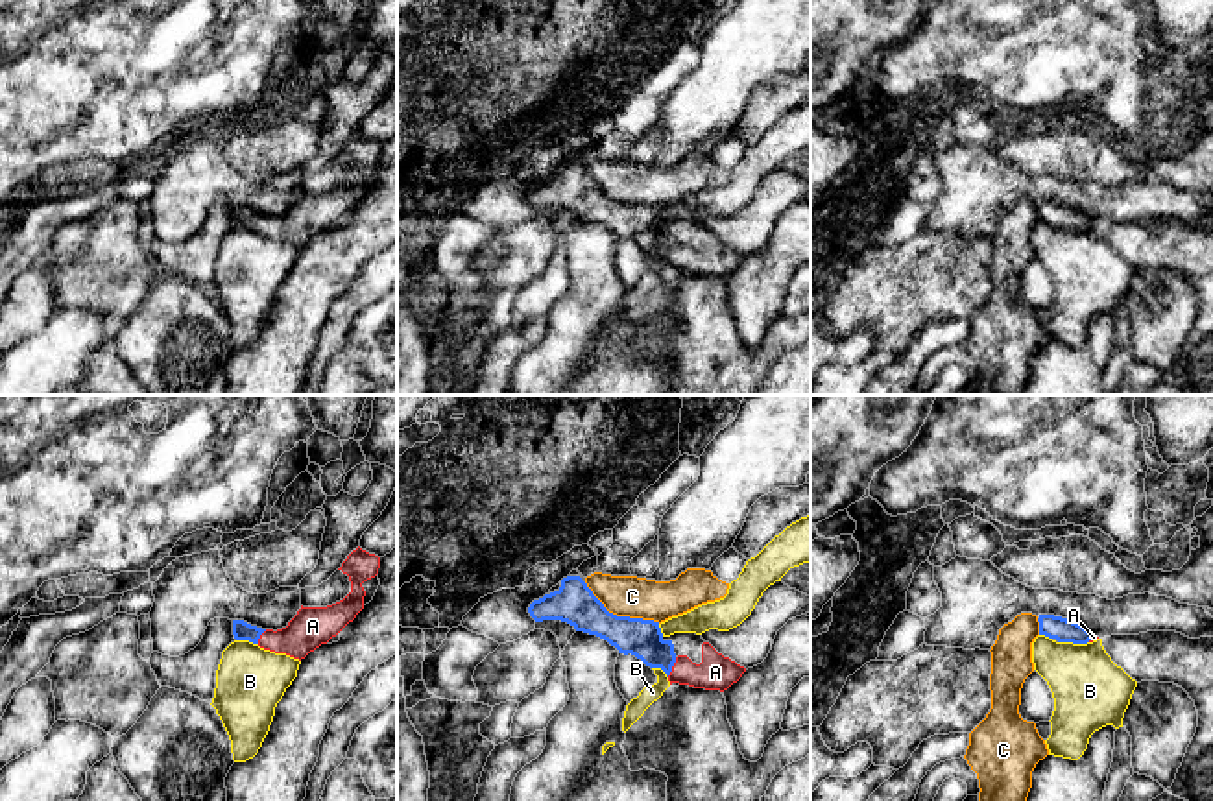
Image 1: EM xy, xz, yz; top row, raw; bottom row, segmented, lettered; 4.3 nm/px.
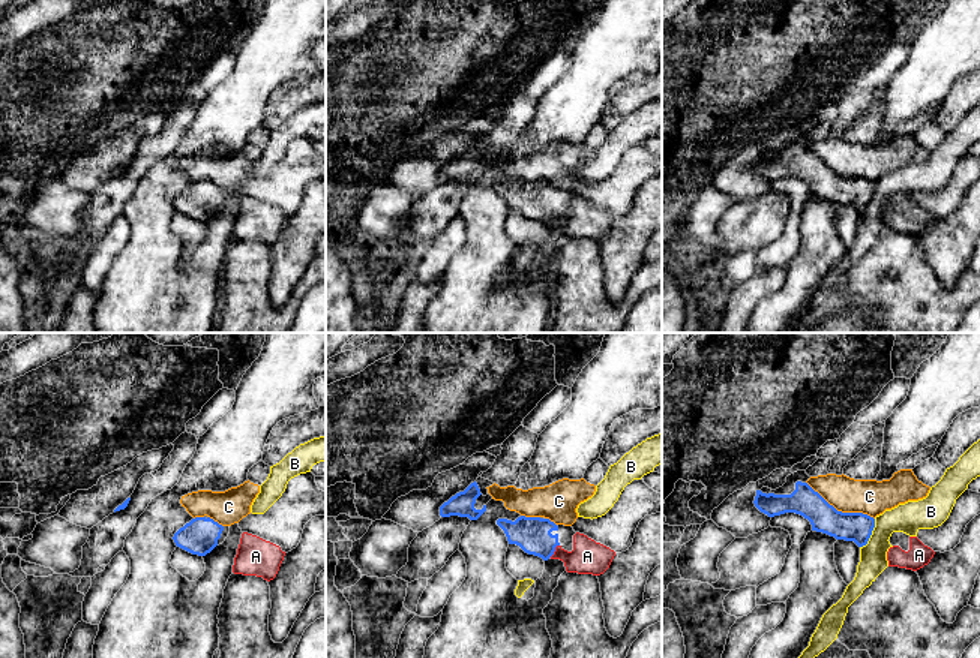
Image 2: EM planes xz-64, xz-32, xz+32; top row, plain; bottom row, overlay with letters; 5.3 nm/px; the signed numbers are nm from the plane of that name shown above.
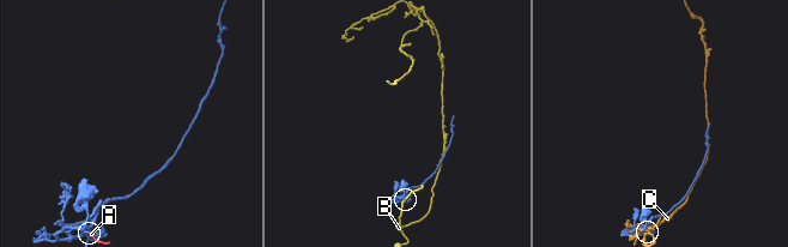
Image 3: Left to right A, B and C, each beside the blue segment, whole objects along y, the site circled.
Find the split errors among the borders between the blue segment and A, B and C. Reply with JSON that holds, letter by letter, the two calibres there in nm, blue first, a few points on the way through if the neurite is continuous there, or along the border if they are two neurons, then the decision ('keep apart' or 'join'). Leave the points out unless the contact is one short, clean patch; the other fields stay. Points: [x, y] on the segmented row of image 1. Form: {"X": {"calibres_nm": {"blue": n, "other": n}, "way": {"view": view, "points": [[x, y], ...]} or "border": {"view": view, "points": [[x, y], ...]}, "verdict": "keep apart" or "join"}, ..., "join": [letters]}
{"A": {"calibres_nm": {"blue": 160, "other": 160}, "way": {"view": "xz", "points": [[643, 639], [672, 665], [685, 672], [715, 672]]}, "verdict": "join"}, "B": {"calibres_nm": {"blue": 100, "other": 320}, "border": {"view": "yz", "points": [[1058, 641], [1088, 643]]}, "verdict": "keep apart"}, "C": {"calibres_nm": {"blue": 180, "other": 180}, "verdict": "keep apart"}, "join": ["A"]}

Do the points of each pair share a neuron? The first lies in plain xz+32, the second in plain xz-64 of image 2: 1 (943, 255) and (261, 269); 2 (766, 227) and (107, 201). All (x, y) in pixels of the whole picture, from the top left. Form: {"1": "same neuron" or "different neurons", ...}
{"1": "different neurons", "2": "same neuron"}

